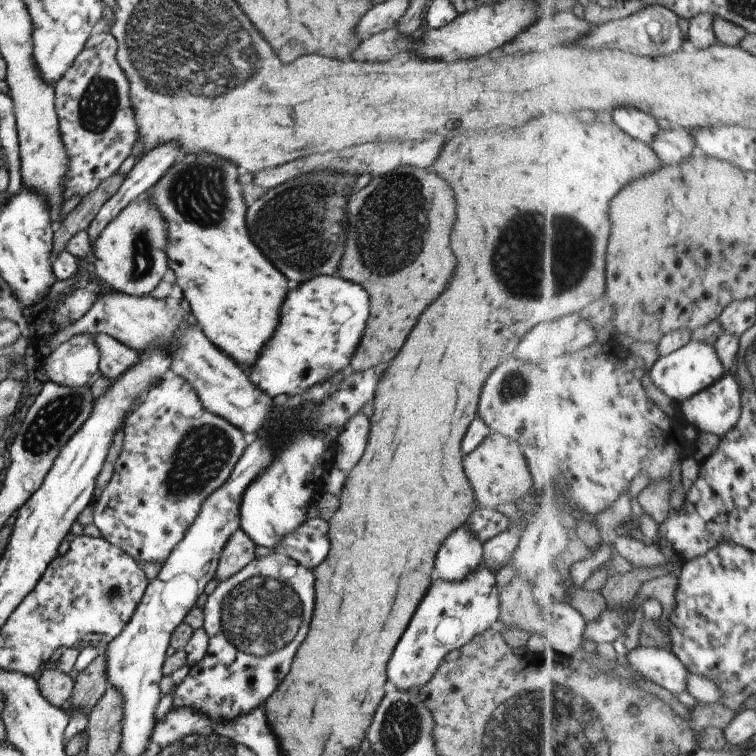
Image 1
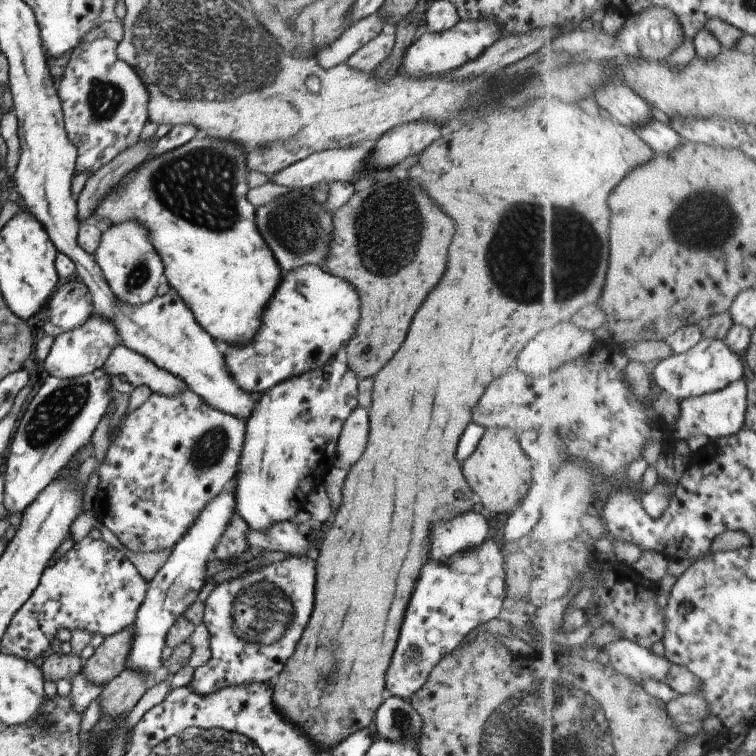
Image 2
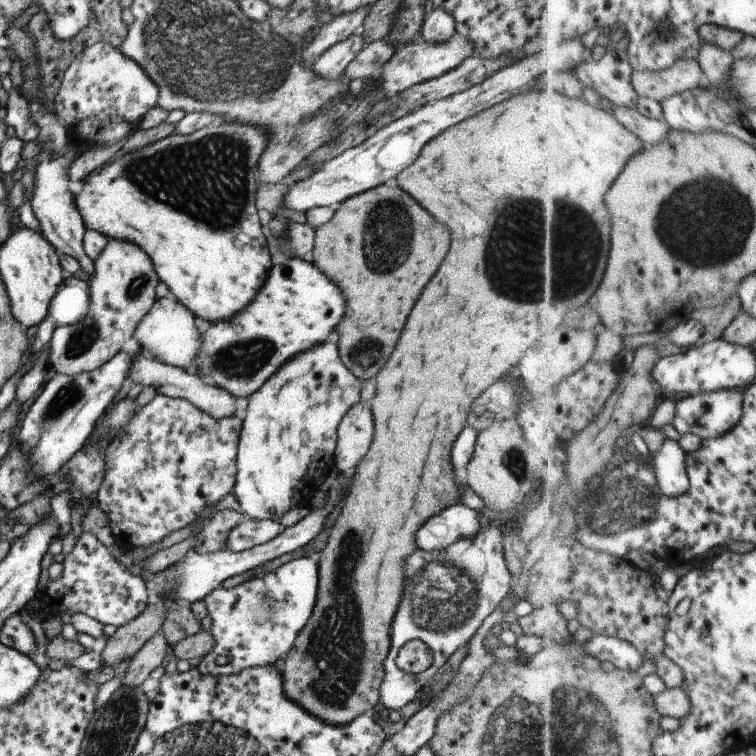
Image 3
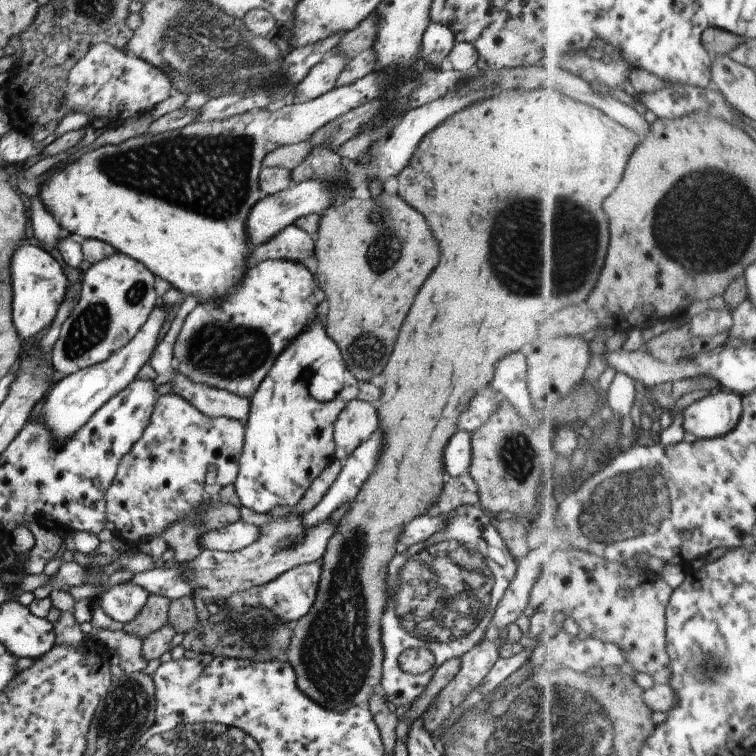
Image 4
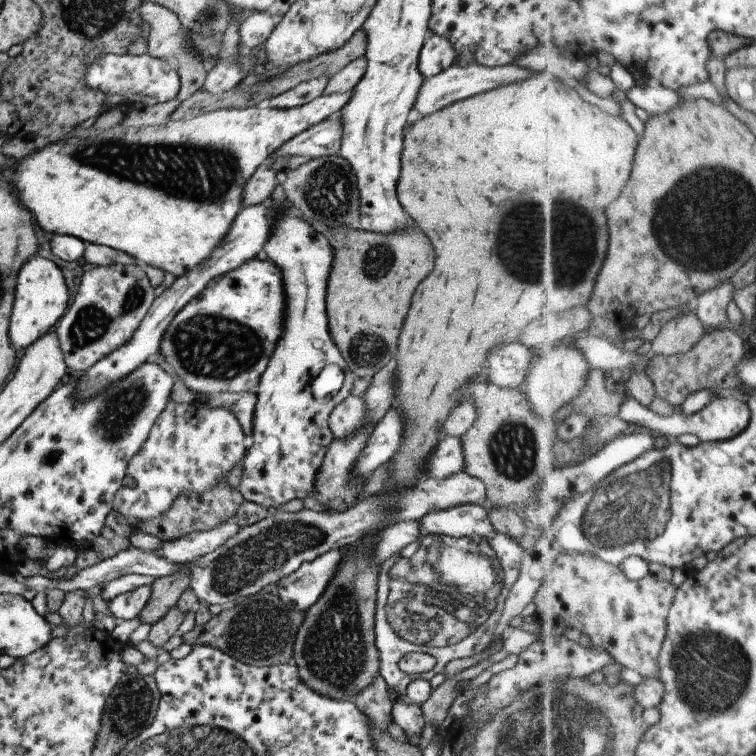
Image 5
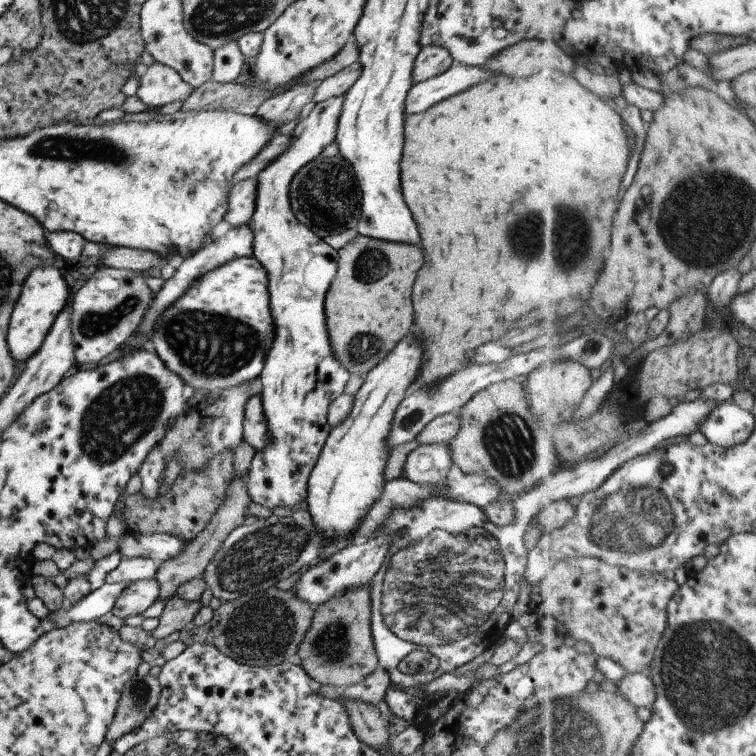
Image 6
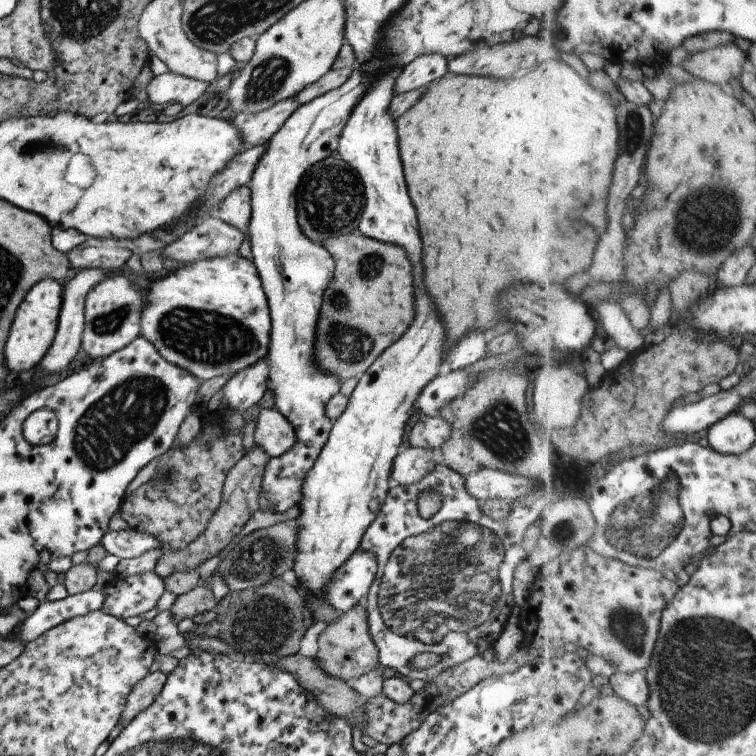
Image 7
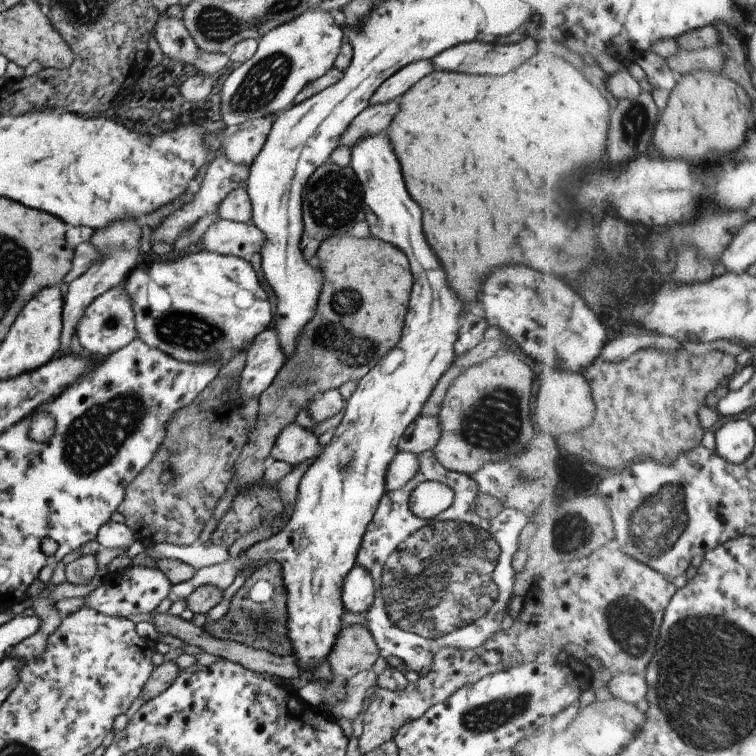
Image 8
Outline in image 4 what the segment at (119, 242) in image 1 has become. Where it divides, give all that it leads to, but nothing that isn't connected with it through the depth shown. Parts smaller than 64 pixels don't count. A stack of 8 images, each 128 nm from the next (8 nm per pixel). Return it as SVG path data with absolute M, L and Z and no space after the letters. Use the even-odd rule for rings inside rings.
M116 252L92 264L82 278L78 303L62 324L59 340L52 350L55 371L70 375L86 369L118 352L140 331L156 307L155 275L138 260Z

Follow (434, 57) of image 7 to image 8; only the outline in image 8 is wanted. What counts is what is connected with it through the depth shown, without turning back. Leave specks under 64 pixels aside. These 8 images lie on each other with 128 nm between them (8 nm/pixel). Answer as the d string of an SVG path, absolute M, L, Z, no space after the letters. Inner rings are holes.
M428 60L422 62L412 62L393 76L390 76L377 90L370 96L370 104L383 104L399 99L404 92L408 92L416 82L420 82L428 72L432 72L434 66Z

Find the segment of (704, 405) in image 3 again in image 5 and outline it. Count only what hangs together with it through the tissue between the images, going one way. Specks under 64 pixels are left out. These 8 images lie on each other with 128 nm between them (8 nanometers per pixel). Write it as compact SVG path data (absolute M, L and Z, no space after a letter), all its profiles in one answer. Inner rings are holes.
M631 396L625 400L622 404L621 417L633 426L645 426L652 431L661 433L662 435L670 436L682 436L682 434L692 433L696 434L702 442L717 442L729 441L735 439L737 436L743 434L748 427L751 426L751 420L753 414L751 406L744 401L732 398L732 397L718 397L714 399L706 408L703 408L700 412L675 414L671 417L665 417L650 407L647 407L644 403L641 403L638 398Z

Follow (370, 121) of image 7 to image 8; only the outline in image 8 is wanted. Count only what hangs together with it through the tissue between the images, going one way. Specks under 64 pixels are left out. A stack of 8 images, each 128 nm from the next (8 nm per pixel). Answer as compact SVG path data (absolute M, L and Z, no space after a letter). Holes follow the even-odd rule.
M387 132L366 136L362 142L350 147L350 151L350 166L360 180L364 210L366 210L366 212L363 211L364 220L368 226L369 236L394 244L408 256L410 272L414 276L414 286L410 294L410 308L402 328L402 338L381 362L378 362L366 376L358 381L358 387L346 401L344 418L336 428L332 441L325 446L323 452L300 480L294 512L283 531L250 546L239 555L240 558L246 556L252 562L274 560L281 565L284 587L288 596L288 624L286 624L288 638L294 648L293 656L296 656L298 666L303 670L312 670L326 659L338 638L340 628L343 628L340 624L345 611L342 606L342 584L348 572L354 568L354 564L357 564L356 558L362 538L368 530L368 524L372 522L380 500L387 492L386 470L399 452L398 442L402 440L406 428L421 415L421 410L438 380L453 365L454 344L461 328L458 324L458 316L464 306L462 300L450 290L450 286L446 286L446 272L444 268L440 268L442 266L440 260L430 250L424 238L422 208L406 192L400 164L394 150L390 148Z

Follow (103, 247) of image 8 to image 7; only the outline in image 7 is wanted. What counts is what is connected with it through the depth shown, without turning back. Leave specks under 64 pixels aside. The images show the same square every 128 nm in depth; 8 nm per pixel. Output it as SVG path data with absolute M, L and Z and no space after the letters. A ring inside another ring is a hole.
M91 268L78 271L73 279L68 283L63 284L63 301L59 312L59 319L57 324L57 333L54 337L52 346L48 349L48 352L44 355L44 358L39 362L39 366L42 367L45 374L60 374L62 370L72 362L72 359L81 347L81 336L85 325L85 300L88 293L99 282L102 282L108 276L112 274L114 270L108 270L103 268Z

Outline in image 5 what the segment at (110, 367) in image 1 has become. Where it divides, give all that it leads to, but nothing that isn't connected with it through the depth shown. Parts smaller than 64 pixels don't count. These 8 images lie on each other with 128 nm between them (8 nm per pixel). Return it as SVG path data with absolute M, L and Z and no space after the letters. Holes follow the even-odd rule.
M242 391L239 393L220 393L219 395L210 396L210 407L229 408L234 416L239 420L245 435L253 434L253 424L255 415L255 406L257 396L250 391Z

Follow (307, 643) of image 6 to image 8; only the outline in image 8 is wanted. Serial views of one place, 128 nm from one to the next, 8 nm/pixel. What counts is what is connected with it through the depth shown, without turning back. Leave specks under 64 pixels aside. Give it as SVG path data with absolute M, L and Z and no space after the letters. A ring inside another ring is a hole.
M354 624L340 628L326 659L333 674L345 681L371 670L379 656L378 646L367 626Z

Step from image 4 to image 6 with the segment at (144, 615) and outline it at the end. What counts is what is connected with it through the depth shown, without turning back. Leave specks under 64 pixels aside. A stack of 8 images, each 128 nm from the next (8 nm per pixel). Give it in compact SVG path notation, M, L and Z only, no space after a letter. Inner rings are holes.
M244 475L234 476L229 482L224 500L211 516L209 523L202 532L199 532L193 539L187 542L180 554L168 558L157 567L155 579L159 582L159 598L165 602L170 597L175 596L177 588L189 580L200 578L208 566L208 563L214 558L214 555L220 550L224 540L228 535L240 525L244 524L248 506L252 502L251 496L247 491L247 480Z

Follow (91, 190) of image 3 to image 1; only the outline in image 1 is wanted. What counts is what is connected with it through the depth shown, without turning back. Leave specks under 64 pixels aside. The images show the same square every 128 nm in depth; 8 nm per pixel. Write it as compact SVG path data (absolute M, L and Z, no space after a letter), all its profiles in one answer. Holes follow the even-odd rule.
M182 154L166 170L153 188L149 200L157 207L167 233L166 255L169 269L184 293L185 305L210 343L232 358L236 364L251 369L260 352L276 332L280 310L288 296L287 279L274 264L252 243L246 225L247 206L243 200L243 186L238 182L236 164L214 154Z

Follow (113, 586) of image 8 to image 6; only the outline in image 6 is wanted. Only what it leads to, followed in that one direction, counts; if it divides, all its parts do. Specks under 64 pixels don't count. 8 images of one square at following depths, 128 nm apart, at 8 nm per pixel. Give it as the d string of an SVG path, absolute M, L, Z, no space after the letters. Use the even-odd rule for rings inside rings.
M154 578L142 579L128 583L124 590L117 596L112 607L112 614L116 618L128 618L143 614L159 598L159 582Z

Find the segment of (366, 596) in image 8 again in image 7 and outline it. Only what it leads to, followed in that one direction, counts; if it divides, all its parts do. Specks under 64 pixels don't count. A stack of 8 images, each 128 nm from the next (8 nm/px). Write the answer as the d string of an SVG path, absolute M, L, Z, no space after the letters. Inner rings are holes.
M358 550L332 575L322 596L340 613L352 610L369 593L378 563L369 552Z

